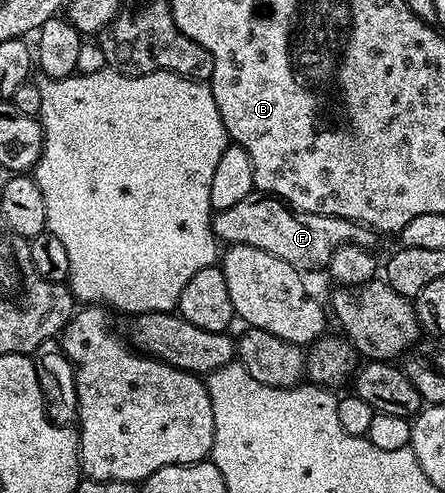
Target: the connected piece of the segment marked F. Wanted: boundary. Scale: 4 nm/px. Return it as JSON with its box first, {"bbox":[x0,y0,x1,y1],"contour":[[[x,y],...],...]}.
{"bbox":[213,195,375,270],"contour":[[[251,195],[236,203],[236,207],[217,210],[213,214],[214,236],[219,242],[226,241],[227,246],[247,245],[260,247],[268,255],[284,259],[294,269],[325,270],[330,257],[342,245],[373,246],[375,230],[357,221],[343,217],[321,217],[315,213],[299,213],[290,208],[285,201],[273,195]]]}

